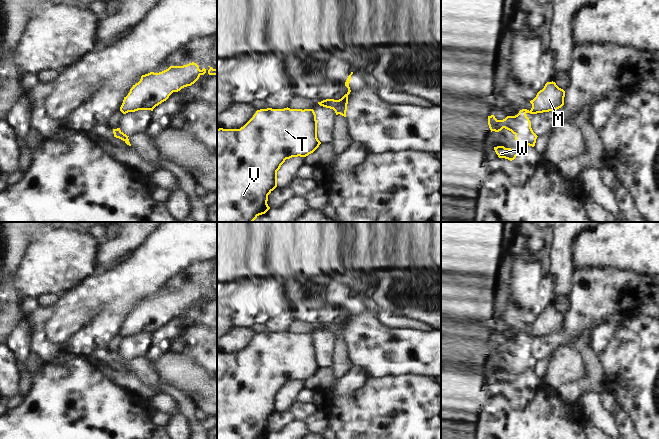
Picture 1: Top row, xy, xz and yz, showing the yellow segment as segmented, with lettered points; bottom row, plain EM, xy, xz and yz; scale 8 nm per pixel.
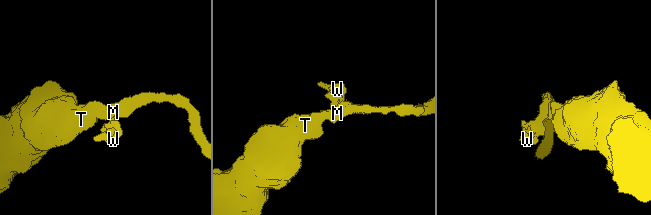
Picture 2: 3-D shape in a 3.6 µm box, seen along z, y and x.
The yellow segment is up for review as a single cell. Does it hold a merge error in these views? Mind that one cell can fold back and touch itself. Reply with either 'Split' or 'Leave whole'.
Split.

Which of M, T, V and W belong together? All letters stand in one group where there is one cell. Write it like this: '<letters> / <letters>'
M T V / W

